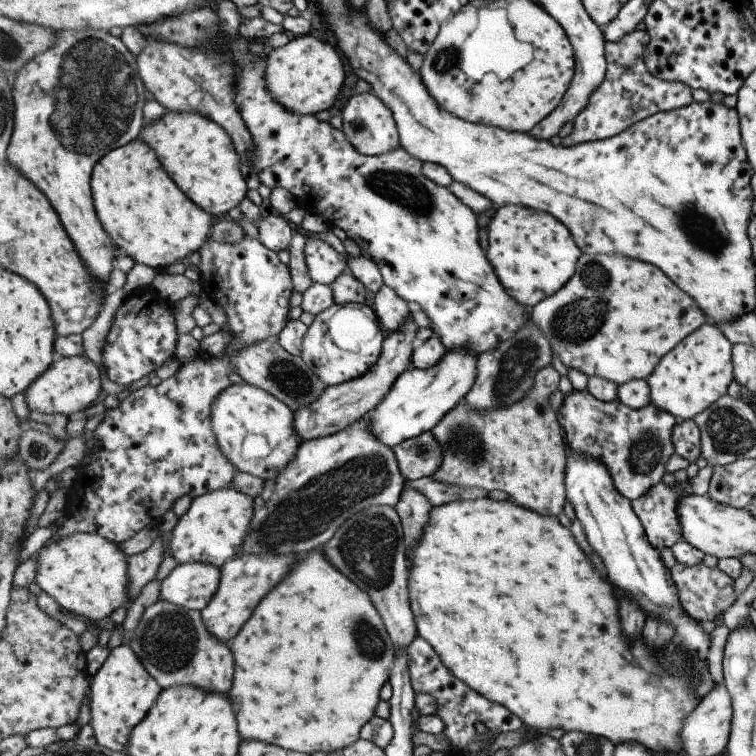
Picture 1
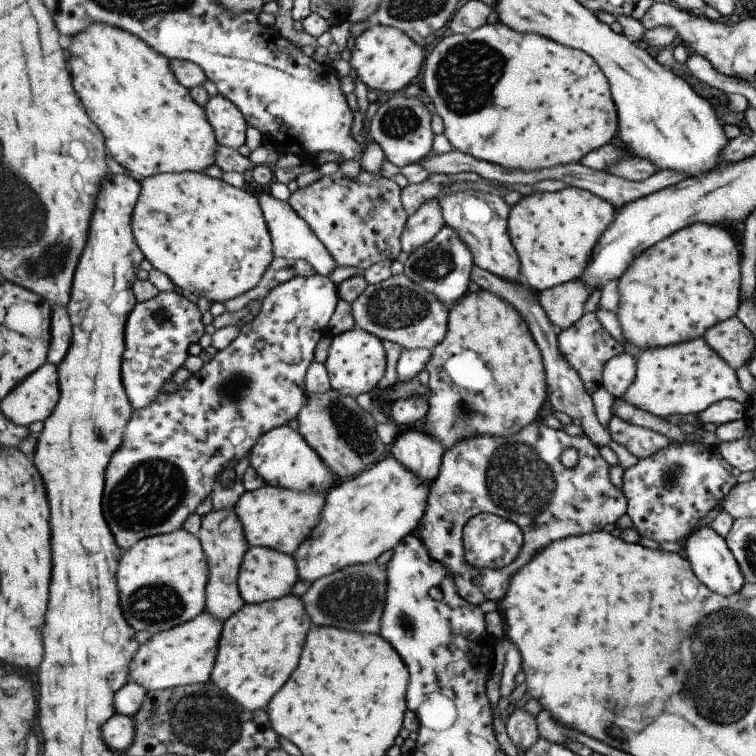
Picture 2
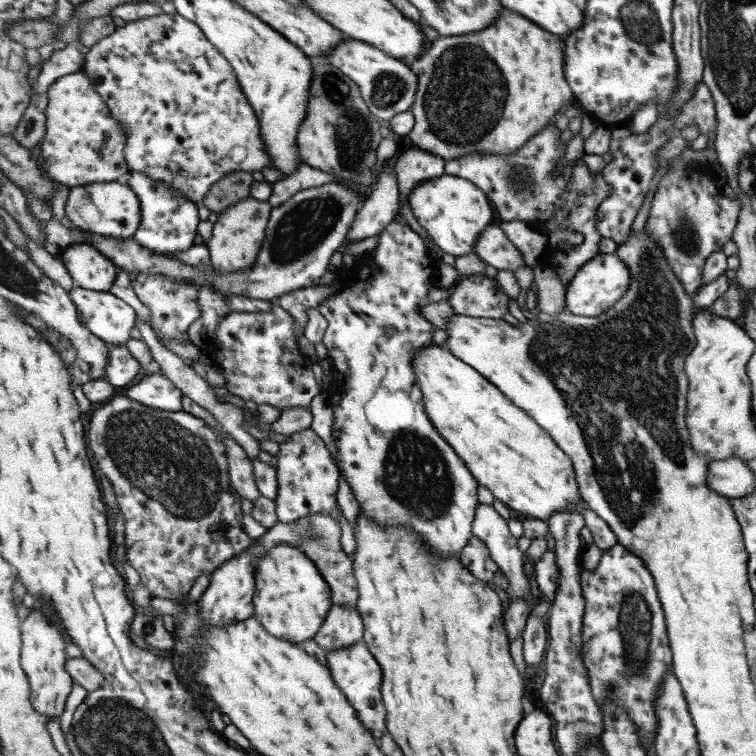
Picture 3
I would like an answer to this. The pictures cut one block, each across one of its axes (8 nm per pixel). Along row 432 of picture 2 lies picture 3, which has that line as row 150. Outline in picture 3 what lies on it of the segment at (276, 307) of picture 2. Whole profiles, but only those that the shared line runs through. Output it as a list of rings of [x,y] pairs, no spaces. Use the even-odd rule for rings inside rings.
[[[178,12],[163,13],[159,16],[150,16],[133,22],[126,22],[124,26],[117,28],[113,33],[97,41],[86,55],[84,72],[92,78],[93,87],[97,88],[101,98],[108,103],[112,115],[122,123],[125,123],[130,130],[127,148],[125,149],[129,170],[132,172],[144,172],[151,178],[160,179],[175,190],[180,190],[187,194],[193,202],[201,203],[207,193],[223,177],[237,171],[260,171],[263,168],[272,168],[272,159],[268,153],[267,142],[263,139],[263,130],[260,130],[260,117],[256,114],[256,109],[249,102],[248,95],[244,93],[241,82],[237,79],[232,64],[223,56],[223,53],[208,39],[208,35],[201,30],[196,22],[191,22],[188,18],[181,16]]]

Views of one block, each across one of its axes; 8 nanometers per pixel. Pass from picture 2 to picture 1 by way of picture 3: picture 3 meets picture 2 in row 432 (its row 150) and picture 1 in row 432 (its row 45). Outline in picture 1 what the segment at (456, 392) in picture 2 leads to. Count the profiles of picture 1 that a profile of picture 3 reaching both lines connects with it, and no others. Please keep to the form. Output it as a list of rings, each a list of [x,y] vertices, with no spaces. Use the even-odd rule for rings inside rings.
[[[549,365],[541,369],[536,376],[532,394],[521,401],[487,412],[477,412],[467,402],[462,402],[455,409],[448,412],[439,424],[431,430],[433,436],[443,442],[443,462],[439,466],[436,479],[445,484],[452,484],[467,488],[482,488],[488,490],[502,490],[509,494],[508,500],[517,502],[519,506],[529,506],[531,510],[545,514],[545,516],[559,516],[567,504],[567,456],[569,446],[564,427],[553,406],[551,396],[559,390],[561,374]]]

